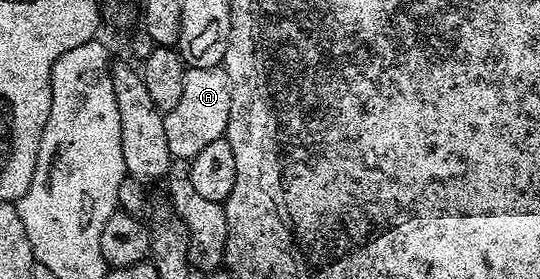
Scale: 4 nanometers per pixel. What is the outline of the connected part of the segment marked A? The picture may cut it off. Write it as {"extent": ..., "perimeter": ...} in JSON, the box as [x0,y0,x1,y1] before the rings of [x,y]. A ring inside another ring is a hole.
{"extent":[164,67,231,161],"perimeter":[[[224,67],[189,68],[185,73],[183,98],[179,98],[179,106],[164,113],[170,157],[190,161],[195,154],[199,154],[199,150],[222,139],[230,114],[231,82]]]}

